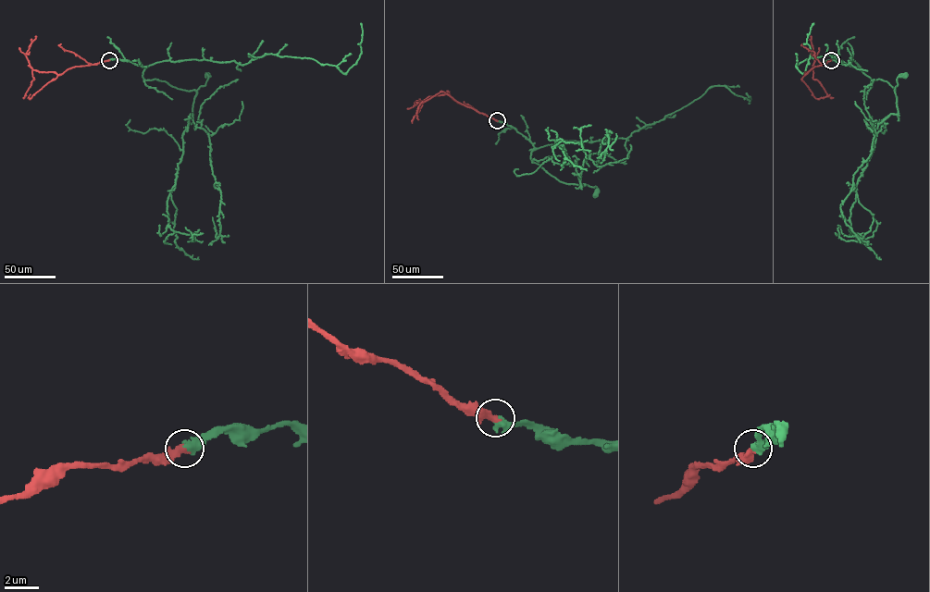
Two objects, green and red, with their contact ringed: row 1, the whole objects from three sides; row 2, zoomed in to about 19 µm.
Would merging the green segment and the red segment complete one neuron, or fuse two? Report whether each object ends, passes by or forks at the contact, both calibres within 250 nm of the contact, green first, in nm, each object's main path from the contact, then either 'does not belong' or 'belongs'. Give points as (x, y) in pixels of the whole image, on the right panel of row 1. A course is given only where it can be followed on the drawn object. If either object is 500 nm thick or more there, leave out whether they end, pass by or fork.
calibres 550 and 400 nm; course green (831, 60), (858, 66), (872, 80), (886, 81), (894, 91), (897, 78), (905, 76); course red (831, 60), (804, 74), (812, 69), (816, 55), (811, 36); belongs

